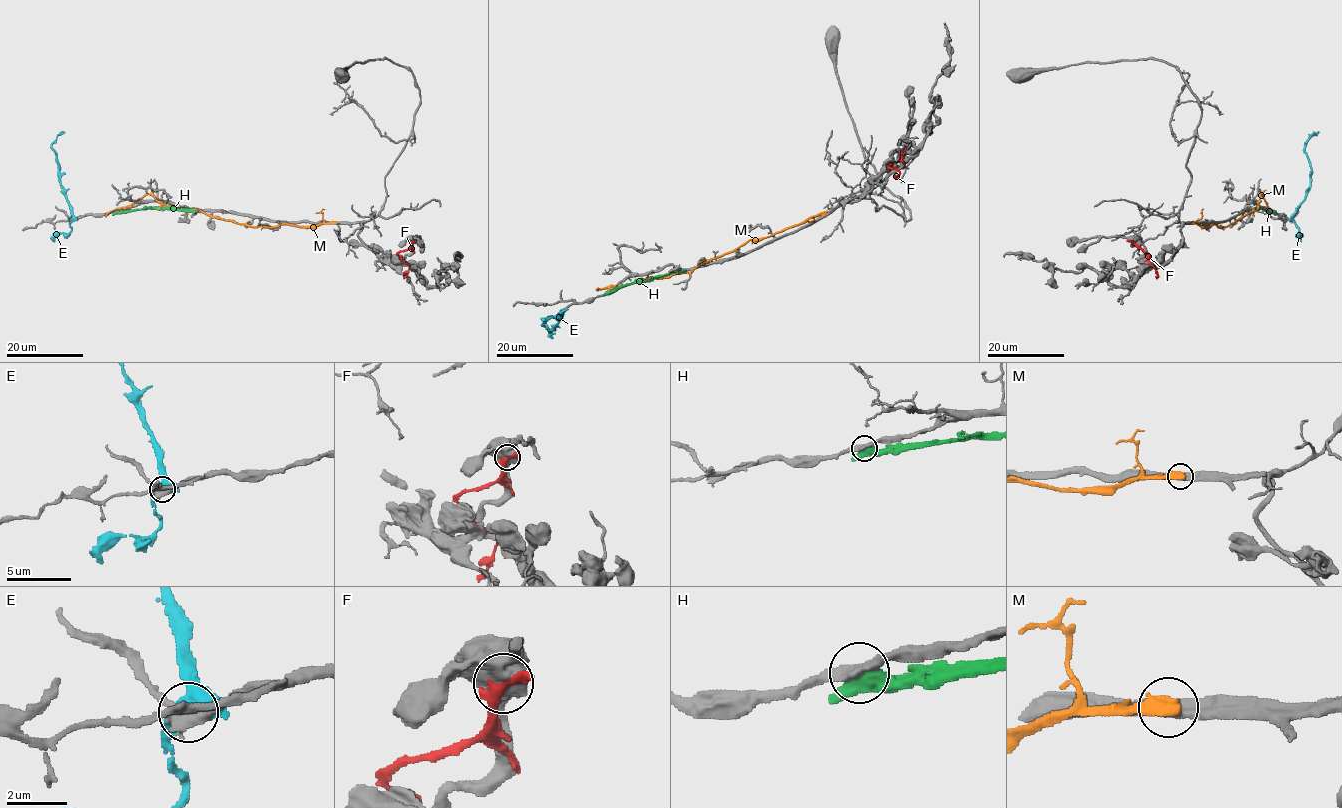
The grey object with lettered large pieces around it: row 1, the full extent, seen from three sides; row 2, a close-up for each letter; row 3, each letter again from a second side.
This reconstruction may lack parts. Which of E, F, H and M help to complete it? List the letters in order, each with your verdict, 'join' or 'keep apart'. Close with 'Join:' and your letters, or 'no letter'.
E: keep apart
F: keep apart
H: keep apart
M: keep apart
Join: no letter

